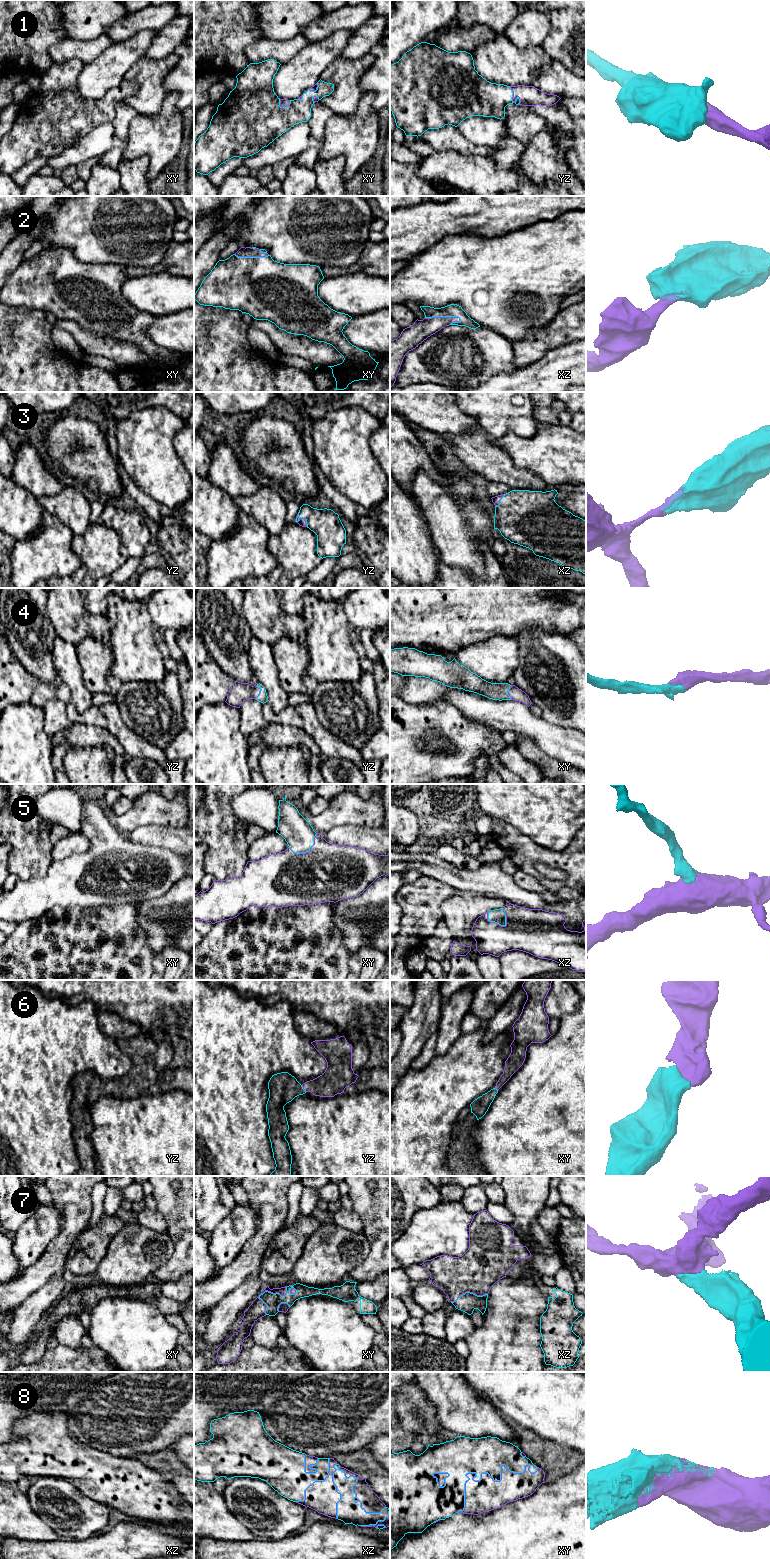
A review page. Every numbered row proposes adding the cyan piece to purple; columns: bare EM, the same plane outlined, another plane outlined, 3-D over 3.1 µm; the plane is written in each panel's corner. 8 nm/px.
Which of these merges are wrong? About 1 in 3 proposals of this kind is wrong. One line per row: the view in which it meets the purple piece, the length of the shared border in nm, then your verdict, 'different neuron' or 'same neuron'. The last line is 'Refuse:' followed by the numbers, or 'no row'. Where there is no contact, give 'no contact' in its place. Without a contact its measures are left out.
1: meets purple in yz; contact 170 nm long; same neuron
2: meets purple in xz; contact 280 nm long; same neuron
3: meets purple in yz; contact 140 nm long; same neuron
4: meets purple in yz; contact 120 nm long; same neuron
5: meets purple in xz; contact 190 nm long; same neuron
6: meets purple in yz; contact 70 nm long; same neuron
7: meets purple in xy; contact 300 nm long; same neuron
8: meets purple in xy; contact 750 nm long; same neuron
Refuse: no row

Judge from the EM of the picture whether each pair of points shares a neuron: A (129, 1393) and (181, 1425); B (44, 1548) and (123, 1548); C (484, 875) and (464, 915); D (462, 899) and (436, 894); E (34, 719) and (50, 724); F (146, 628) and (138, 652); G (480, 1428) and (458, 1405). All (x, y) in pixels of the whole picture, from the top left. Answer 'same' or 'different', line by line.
A: same
B: same
C: different
D: different
E: different
F: same
G: same

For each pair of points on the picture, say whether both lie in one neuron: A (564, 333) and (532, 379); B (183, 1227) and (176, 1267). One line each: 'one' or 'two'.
A: two
B: one

